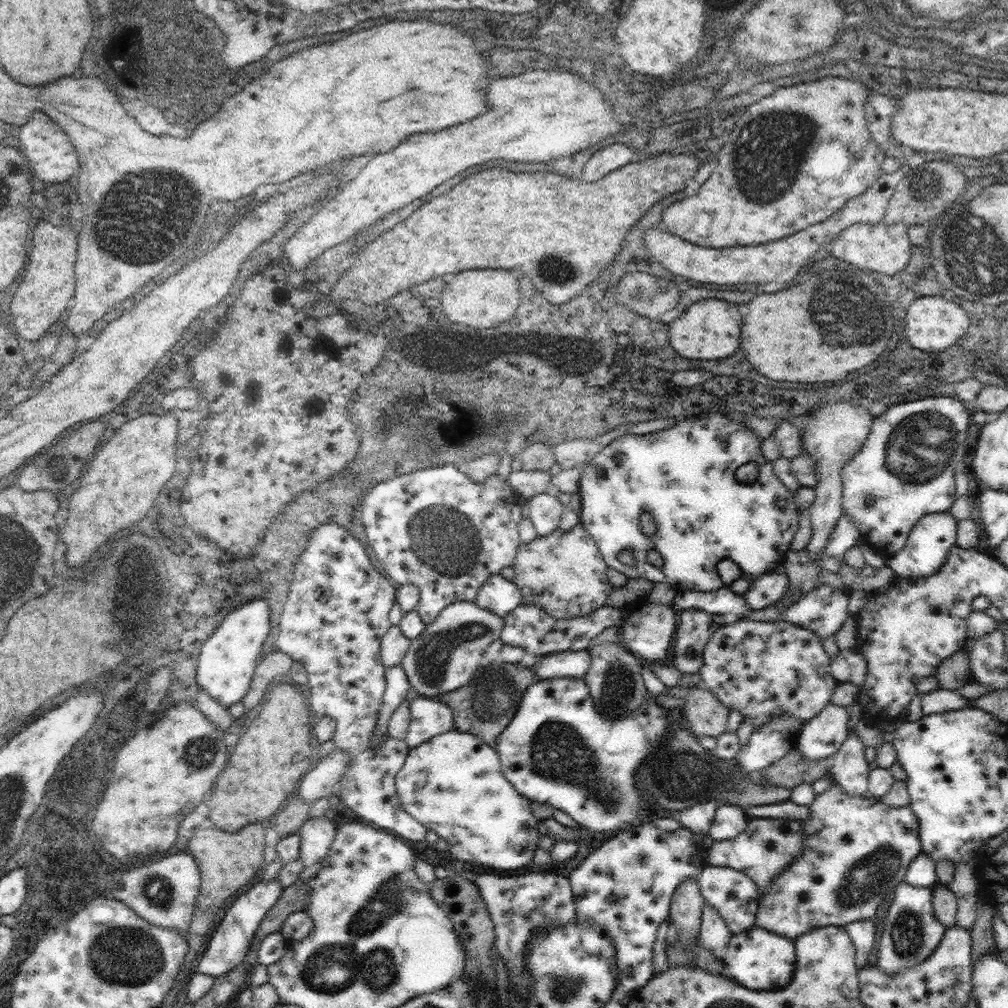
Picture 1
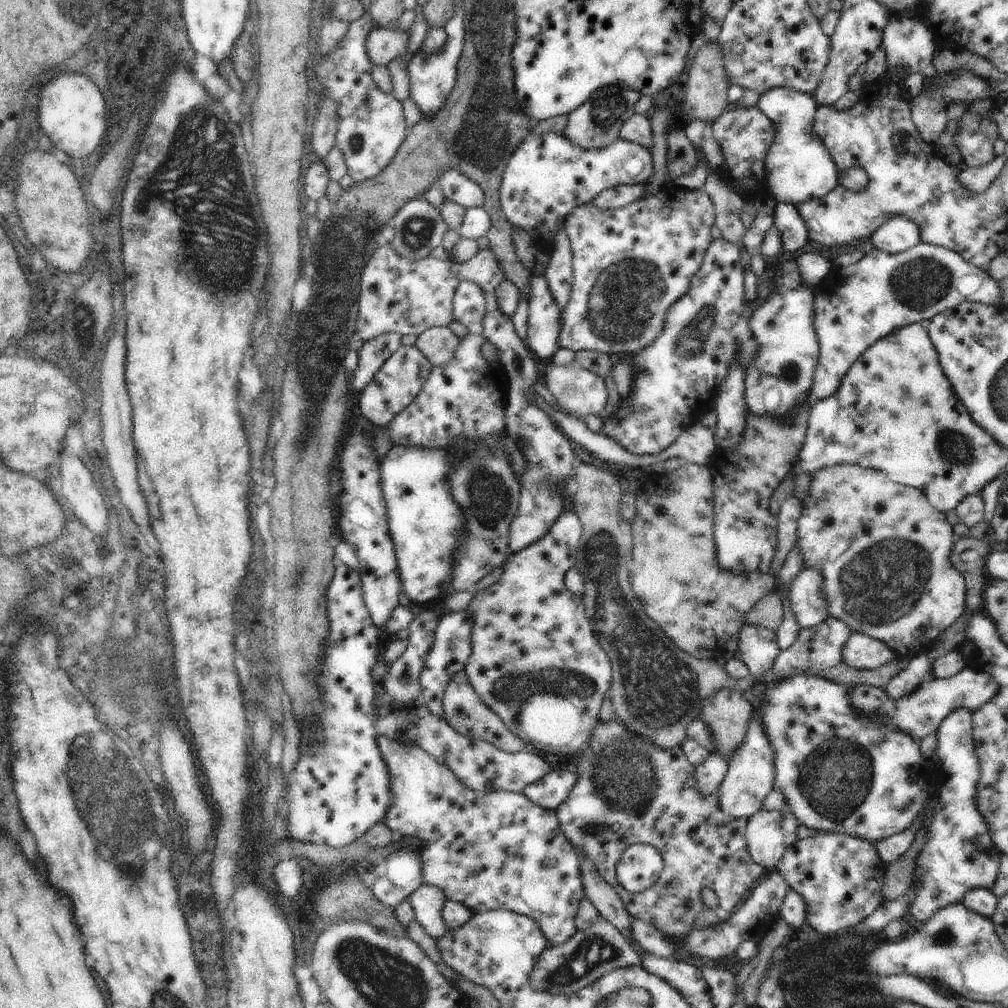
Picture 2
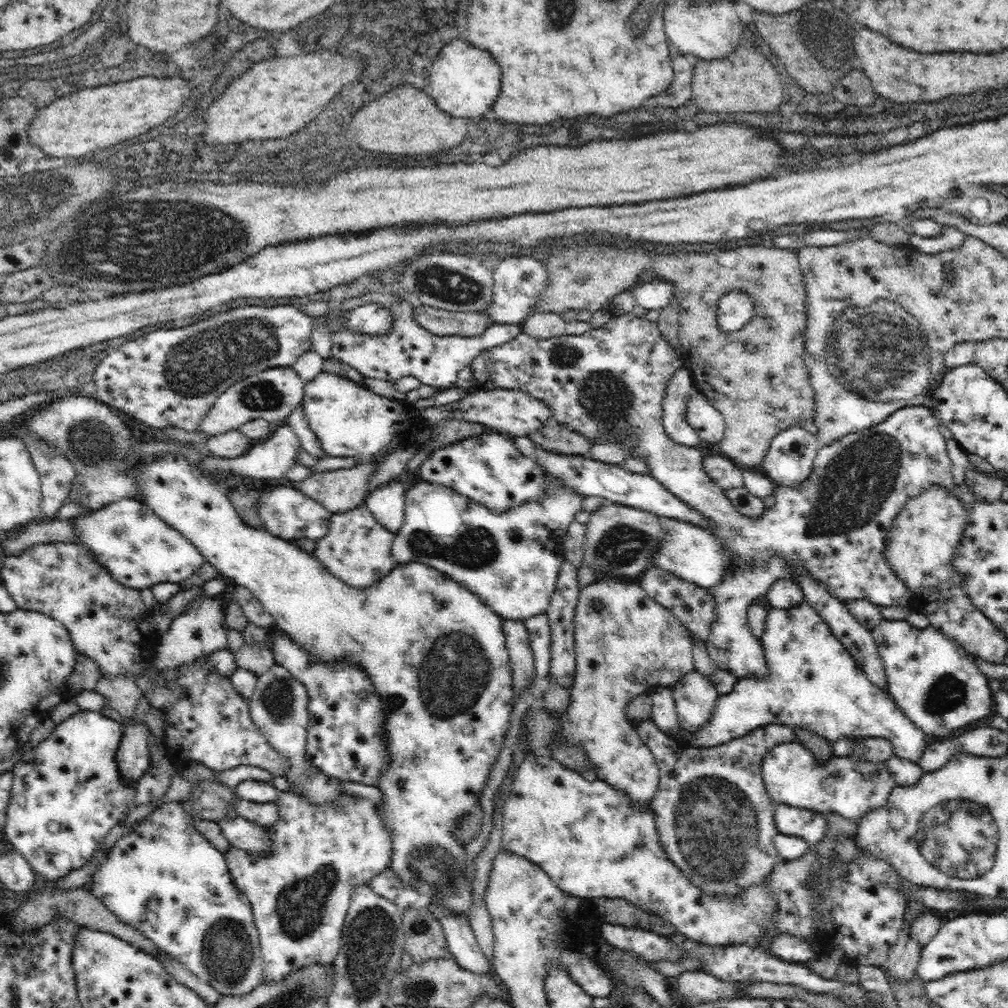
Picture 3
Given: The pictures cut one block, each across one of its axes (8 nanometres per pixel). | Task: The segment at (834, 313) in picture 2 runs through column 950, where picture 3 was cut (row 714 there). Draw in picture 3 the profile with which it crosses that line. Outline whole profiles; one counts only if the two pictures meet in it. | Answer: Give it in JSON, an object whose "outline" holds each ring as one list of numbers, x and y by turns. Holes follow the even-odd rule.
{"outline":[[274,664,268,668,266,673,258,676,258,682,256,689,252,694,248,702,249,712,251,720,258,726,258,729,263,732,263,736,270,744,270,747,274,748,280,755,284,755,288,759,288,772,286,772,286,780,289,782,300,782,298,788,304,784,306,776,310,776,315,768,309,764,309,760,305,759,306,744,308,740,308,725,309,725,309,713,308,713,308,692,306,687,296,680,287,668]]}

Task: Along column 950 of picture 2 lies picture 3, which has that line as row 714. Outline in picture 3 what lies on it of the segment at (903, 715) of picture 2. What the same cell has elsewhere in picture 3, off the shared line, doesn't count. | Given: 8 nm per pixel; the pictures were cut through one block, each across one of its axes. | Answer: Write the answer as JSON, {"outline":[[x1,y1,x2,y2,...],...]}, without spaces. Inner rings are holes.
{"outline":[[693,671,682,676,671,690,680,728,696,736,714,714,719,698,716,686,708,677]]}

